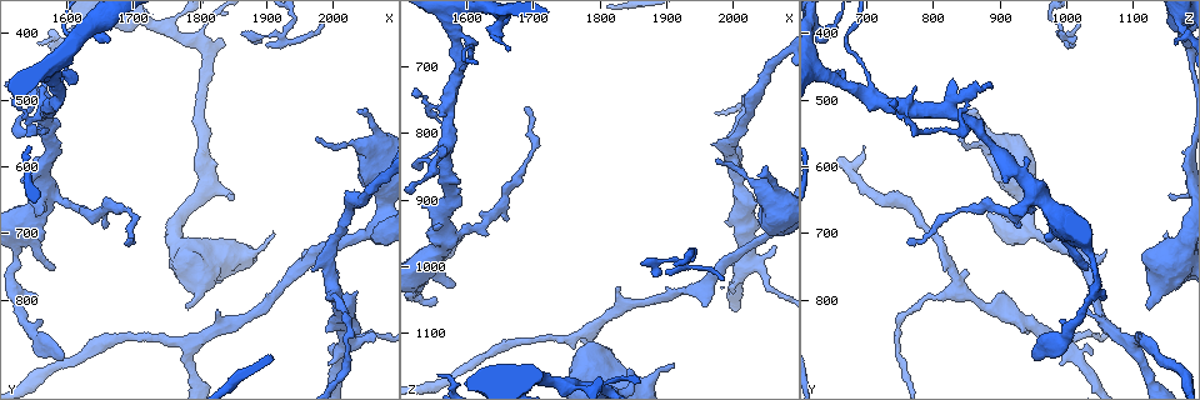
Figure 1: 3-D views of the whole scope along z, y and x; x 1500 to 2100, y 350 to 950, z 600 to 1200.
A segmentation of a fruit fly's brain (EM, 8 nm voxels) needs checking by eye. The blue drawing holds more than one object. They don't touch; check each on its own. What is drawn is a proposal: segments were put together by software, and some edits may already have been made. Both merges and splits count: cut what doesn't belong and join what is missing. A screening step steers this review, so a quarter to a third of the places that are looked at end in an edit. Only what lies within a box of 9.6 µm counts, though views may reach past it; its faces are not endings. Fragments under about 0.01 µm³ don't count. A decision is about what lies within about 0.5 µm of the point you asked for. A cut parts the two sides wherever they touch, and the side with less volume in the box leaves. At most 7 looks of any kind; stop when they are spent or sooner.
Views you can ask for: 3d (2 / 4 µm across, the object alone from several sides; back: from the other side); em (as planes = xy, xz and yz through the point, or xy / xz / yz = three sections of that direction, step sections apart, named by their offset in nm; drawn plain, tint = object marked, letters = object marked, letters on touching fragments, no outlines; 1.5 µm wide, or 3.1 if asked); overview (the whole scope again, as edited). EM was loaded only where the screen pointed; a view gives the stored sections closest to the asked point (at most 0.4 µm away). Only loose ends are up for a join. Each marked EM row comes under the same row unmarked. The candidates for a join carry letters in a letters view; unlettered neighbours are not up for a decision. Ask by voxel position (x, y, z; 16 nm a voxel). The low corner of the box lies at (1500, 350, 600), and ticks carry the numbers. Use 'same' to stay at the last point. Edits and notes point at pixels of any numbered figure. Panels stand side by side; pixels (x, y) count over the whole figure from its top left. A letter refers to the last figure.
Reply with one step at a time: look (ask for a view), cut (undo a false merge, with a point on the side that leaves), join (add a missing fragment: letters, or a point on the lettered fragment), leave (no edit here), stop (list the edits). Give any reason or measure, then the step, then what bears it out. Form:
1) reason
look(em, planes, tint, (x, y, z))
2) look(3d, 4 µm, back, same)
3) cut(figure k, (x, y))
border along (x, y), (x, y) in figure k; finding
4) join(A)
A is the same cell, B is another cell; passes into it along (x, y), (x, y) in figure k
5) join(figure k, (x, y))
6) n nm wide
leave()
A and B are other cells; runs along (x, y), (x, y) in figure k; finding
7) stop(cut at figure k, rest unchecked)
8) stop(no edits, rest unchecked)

branch stops here
look(3d, 2 µm, (1780, 815, 1125))

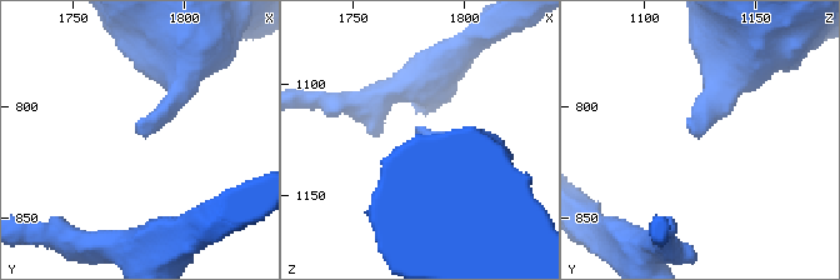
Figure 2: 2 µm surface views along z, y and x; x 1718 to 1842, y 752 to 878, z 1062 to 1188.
need the tissue
look(em, xz, step 8, letters, (1780, 813, 1123))

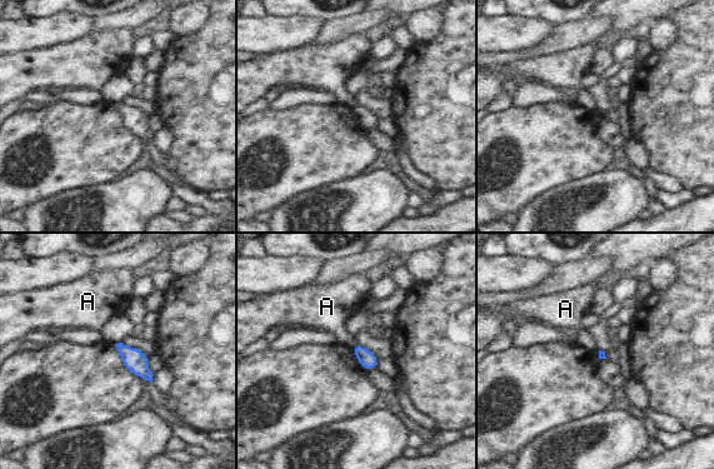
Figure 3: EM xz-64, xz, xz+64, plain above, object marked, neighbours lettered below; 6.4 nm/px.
cut it another way
look(em, yz, step 8, letters, same)

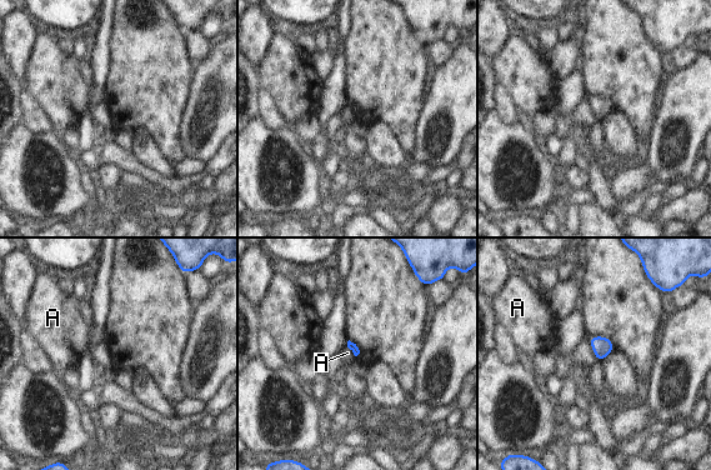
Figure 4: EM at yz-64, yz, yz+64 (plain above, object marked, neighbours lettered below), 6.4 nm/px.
leave()
A is another cell; none of them fits

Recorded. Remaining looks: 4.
thin neck
look(em, planes, letters, (2000, 785, 835))

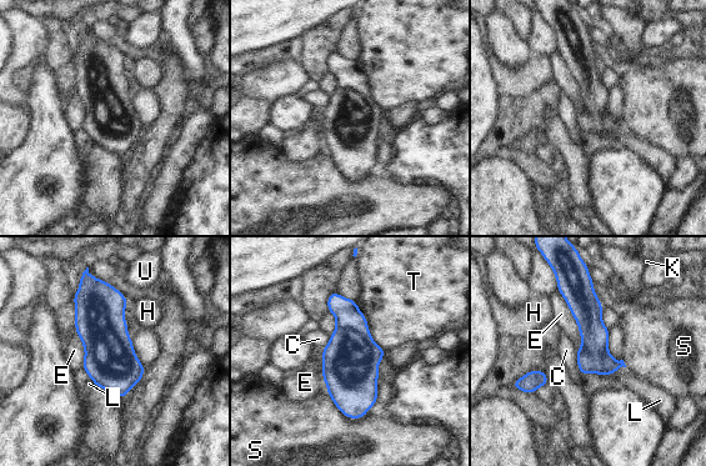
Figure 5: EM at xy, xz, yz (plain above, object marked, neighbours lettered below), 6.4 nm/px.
leave()
C, E, H, K, L, S, T and U are other cells; border along (557, 289), (576, 322), (579, 350) in figure 5; one neuron here

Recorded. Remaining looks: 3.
free end
look(3d, 2 µm, (2055, 865, 975))

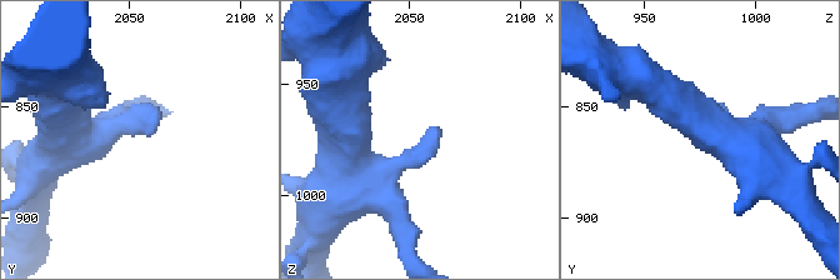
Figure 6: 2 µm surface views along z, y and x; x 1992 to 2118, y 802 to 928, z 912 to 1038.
need the tissue
look(em, xz, step 8, letters, (2059, 864, 973))

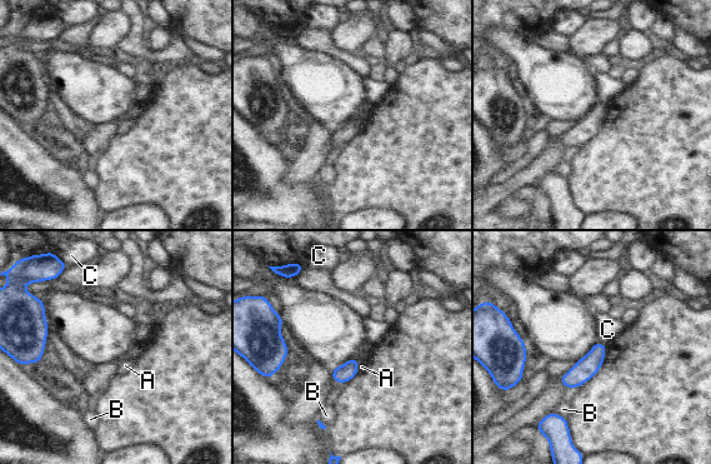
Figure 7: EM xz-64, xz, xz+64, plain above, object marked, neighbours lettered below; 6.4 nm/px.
leave()
A, B and C are other cells; border along (597, 340), (606, 347) in figure 7; no lettered fragment goes on from it

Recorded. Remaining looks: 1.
stop(no edits, rest unchecked)

